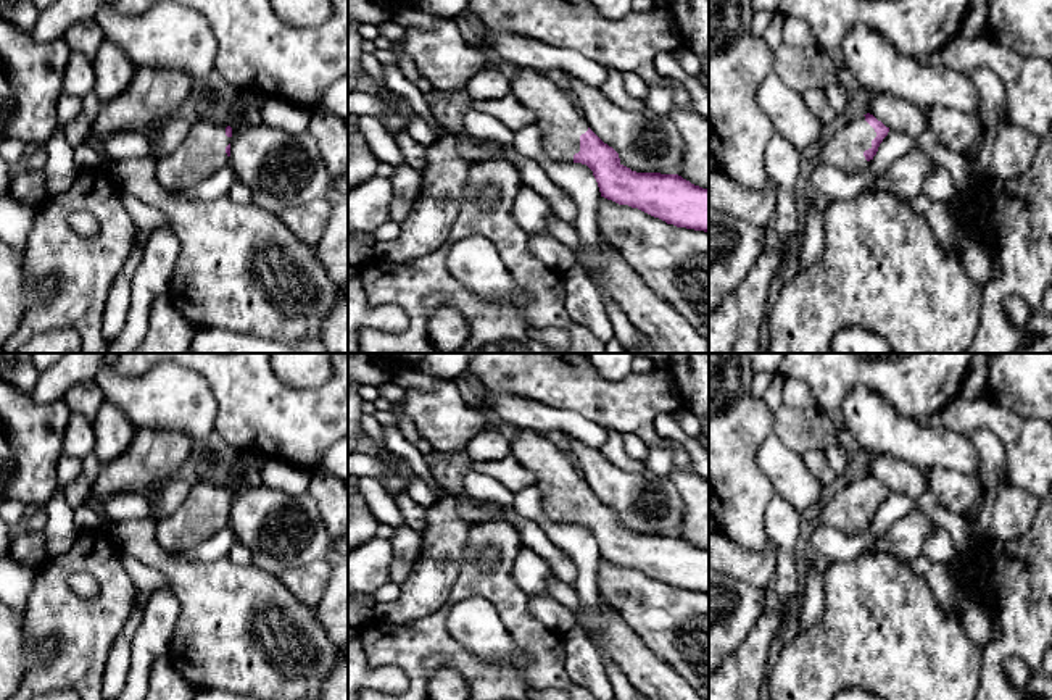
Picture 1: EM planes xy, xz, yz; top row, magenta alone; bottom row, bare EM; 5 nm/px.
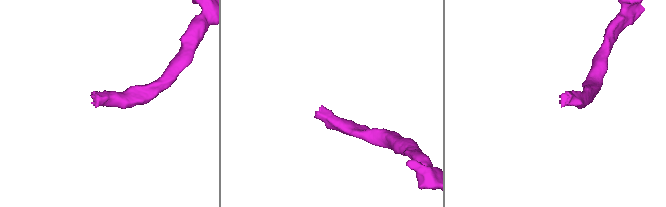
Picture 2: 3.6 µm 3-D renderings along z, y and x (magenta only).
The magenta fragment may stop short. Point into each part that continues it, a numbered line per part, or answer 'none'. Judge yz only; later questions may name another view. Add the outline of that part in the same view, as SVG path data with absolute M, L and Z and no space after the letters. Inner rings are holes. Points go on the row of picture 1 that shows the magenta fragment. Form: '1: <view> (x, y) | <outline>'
1: yz (844, 149) | M865 116L854 118L823 137L812 150L814 163L836 166L844 173L857 174L872 163L872 160L865 160L864 152L872 148L875 137L876 132L865 121Z

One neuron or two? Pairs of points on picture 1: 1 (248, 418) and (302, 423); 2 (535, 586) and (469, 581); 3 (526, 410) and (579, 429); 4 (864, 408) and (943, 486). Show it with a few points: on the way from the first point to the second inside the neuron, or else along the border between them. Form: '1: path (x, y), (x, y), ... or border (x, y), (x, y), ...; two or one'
1: path (261, 418), (289, 423); one
2: border (521, 547), (513, 566), (513, 579), (530, 597); two
3: path (538, 416), (566, 423); one
4: border (925, 470), (948, 468), (964, 474); two

